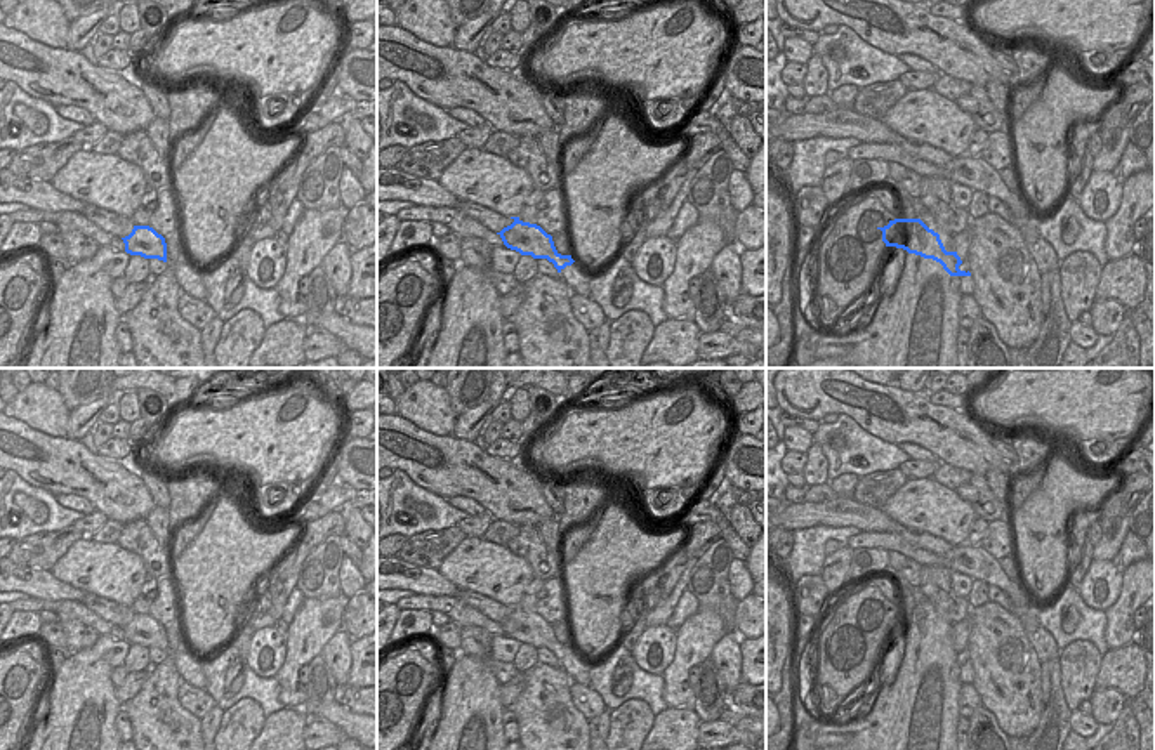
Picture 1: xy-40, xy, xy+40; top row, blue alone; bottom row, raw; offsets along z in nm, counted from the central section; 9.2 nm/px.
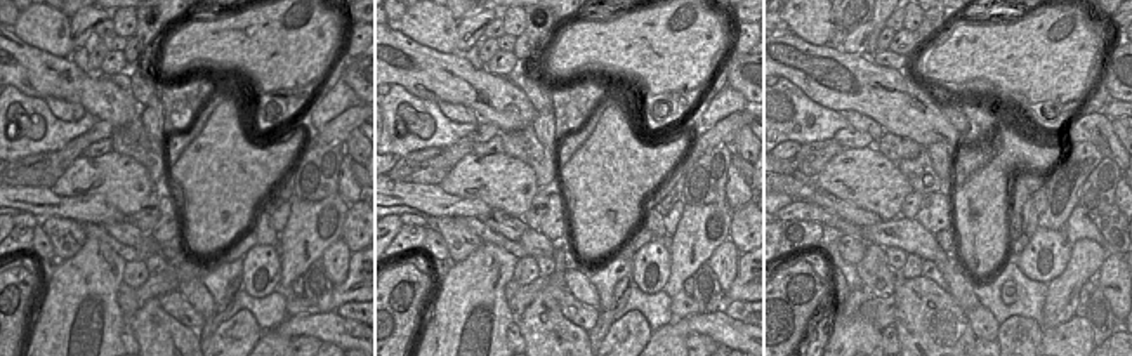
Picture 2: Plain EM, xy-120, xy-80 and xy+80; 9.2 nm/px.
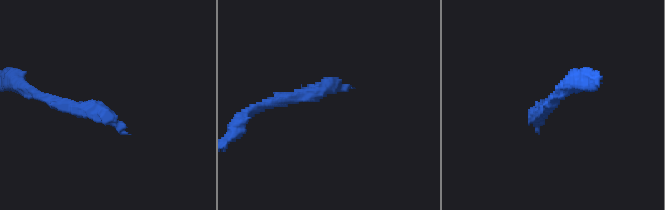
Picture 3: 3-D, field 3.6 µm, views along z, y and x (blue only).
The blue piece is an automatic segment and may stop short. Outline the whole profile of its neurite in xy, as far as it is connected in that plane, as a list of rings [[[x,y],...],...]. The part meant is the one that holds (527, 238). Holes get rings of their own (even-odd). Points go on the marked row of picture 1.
[[[511,217],[514,222],[497,233],[504,245],[521,255],[531,255],[533,259],[547,259],[554,264],[561,280],[570,286],[571,293],[591,297],[589,274],[585,274],[571,255],[561,255],[540,226],[523,222],[519,217]]]

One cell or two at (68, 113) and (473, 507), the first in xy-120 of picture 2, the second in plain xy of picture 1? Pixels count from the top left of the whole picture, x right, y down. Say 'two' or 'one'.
one

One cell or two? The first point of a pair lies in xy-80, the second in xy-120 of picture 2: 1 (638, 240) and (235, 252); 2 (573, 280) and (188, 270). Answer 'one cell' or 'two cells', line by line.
1: one cell
2: two cells

